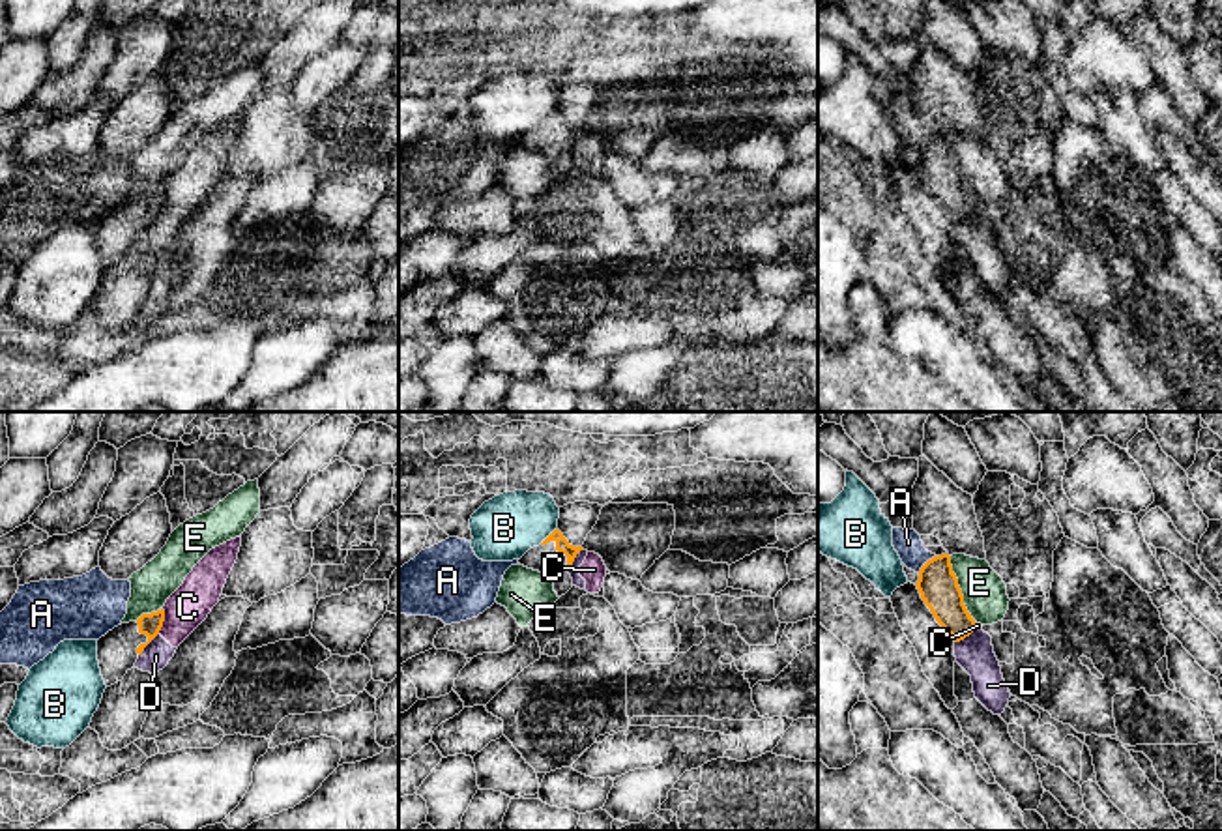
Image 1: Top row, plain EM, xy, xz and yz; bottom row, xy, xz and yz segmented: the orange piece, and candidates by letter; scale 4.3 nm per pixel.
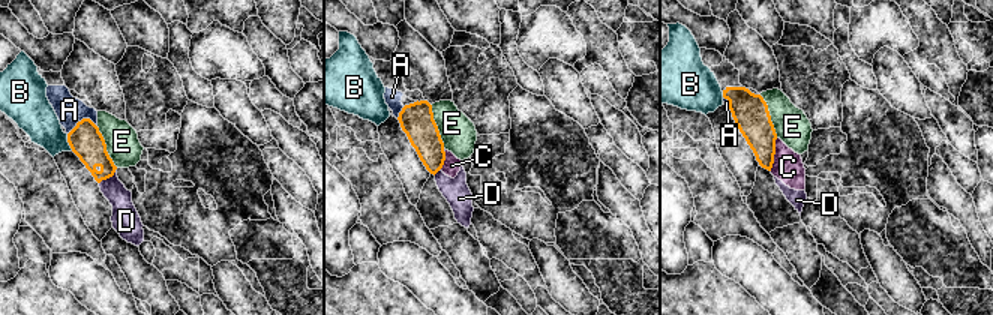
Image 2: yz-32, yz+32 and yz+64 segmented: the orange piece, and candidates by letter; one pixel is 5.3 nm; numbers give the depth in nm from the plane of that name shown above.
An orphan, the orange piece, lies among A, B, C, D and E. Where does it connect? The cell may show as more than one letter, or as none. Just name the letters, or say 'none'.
none

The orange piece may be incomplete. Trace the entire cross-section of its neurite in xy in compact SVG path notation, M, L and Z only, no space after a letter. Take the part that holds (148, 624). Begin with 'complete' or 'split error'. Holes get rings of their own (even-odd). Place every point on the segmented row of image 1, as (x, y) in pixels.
split error; M165 610L142 614L137 621L122 623L97 640L97 661L105 685L124 679L144 648L159 634Z

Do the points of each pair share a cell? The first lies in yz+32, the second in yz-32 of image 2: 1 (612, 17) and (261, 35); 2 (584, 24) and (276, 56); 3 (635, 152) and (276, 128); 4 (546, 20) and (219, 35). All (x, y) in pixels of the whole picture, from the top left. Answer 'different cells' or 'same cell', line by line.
1: different cells
2: same cell
3: same cell
4: same cell

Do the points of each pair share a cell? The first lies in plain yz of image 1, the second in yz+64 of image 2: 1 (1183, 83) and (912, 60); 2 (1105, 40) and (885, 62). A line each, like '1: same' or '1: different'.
1: same
2: different

